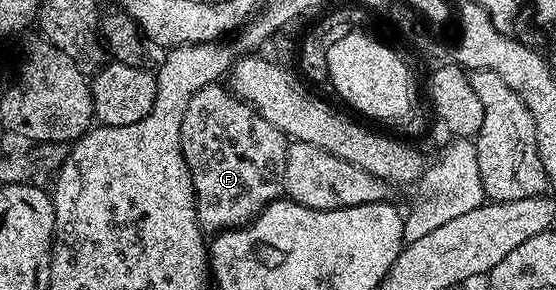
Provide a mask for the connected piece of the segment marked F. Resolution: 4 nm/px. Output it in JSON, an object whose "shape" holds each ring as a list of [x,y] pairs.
{"shape":[[[222,82],[193,93],[181,121],[181,149],[195,190],[199,225],[207,233],[245,227],[284,194],[289,140]]]}

